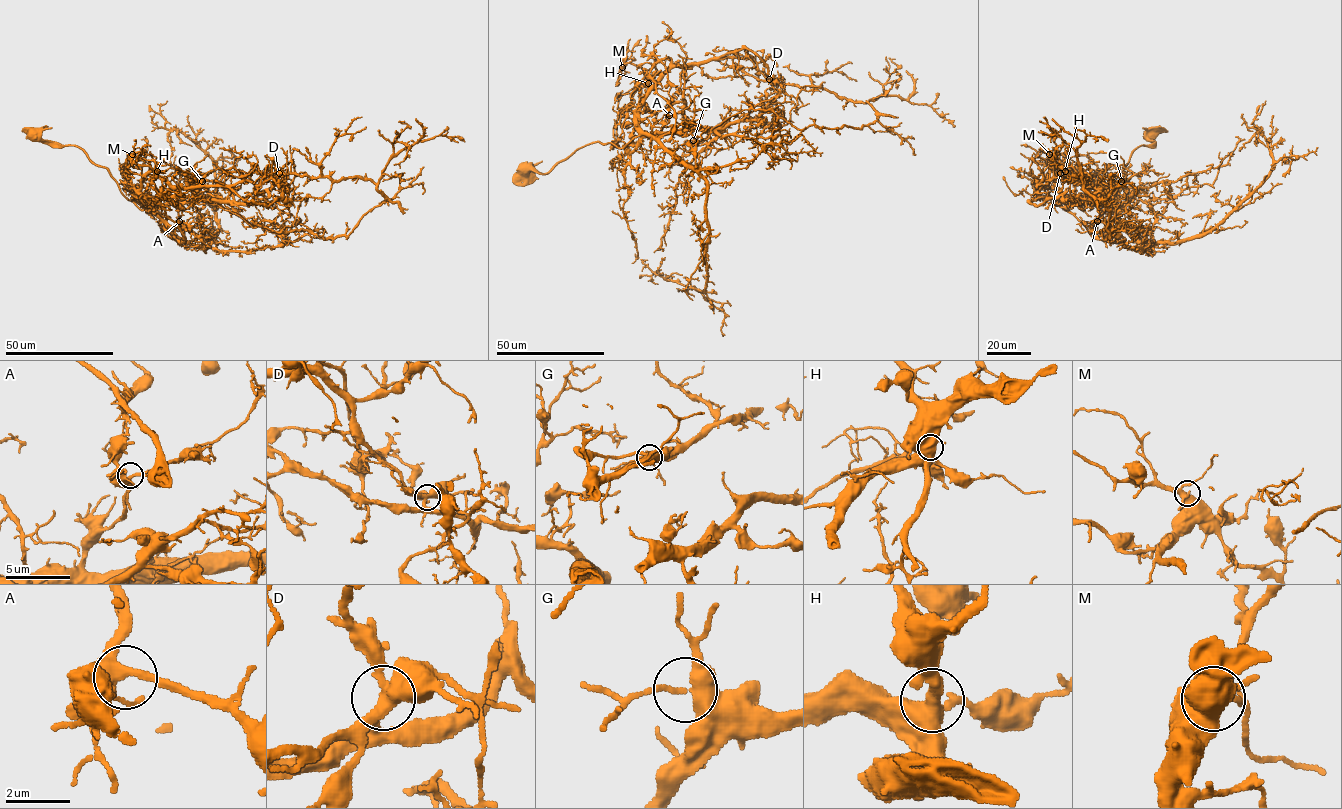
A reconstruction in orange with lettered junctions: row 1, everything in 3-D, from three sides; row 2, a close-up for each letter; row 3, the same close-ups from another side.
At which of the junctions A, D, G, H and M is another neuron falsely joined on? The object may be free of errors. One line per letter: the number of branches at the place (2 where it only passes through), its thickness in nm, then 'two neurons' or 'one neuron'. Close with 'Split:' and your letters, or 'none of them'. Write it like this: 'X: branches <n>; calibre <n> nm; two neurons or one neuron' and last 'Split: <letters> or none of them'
A: branches 4; calibre 400 nm; one neuron
D: branches 4; calibre 380 nm; two neurons
G: branches 3; calibre 360 nm; one neuron
H: branches 3; calibre 400 nm; one neuron
M: branches 4; calibre 400 nm; one neuron
Split: D

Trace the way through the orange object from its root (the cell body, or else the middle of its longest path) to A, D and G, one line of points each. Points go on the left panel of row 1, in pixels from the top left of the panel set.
A: (35, 134), (41, 140), (78, 146), (95, 163), (108, 169), (120, 191), (140, 209), (171, 203), (179, 221)
D: (35, 134), (78, 146), (141, 210), (250, 203), (276, 180), (286, 182), (279, 173)
G: (35, 134), (41, 140), (78, 146), (108, 169), (120, 191), (141, 210), (233, 199), (226, 188), (202, 181)

